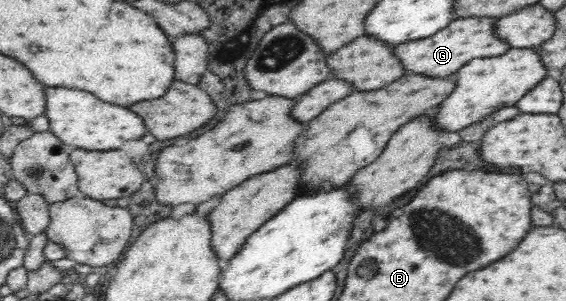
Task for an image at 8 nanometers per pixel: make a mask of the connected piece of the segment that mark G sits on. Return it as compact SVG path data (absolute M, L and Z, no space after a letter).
M497 17L457 18L431 37L394 46L394 52L401 58L408 73L424 73L429 77L453 76L471 60L481 57L497 57L512 48L497 35L497 20Z

